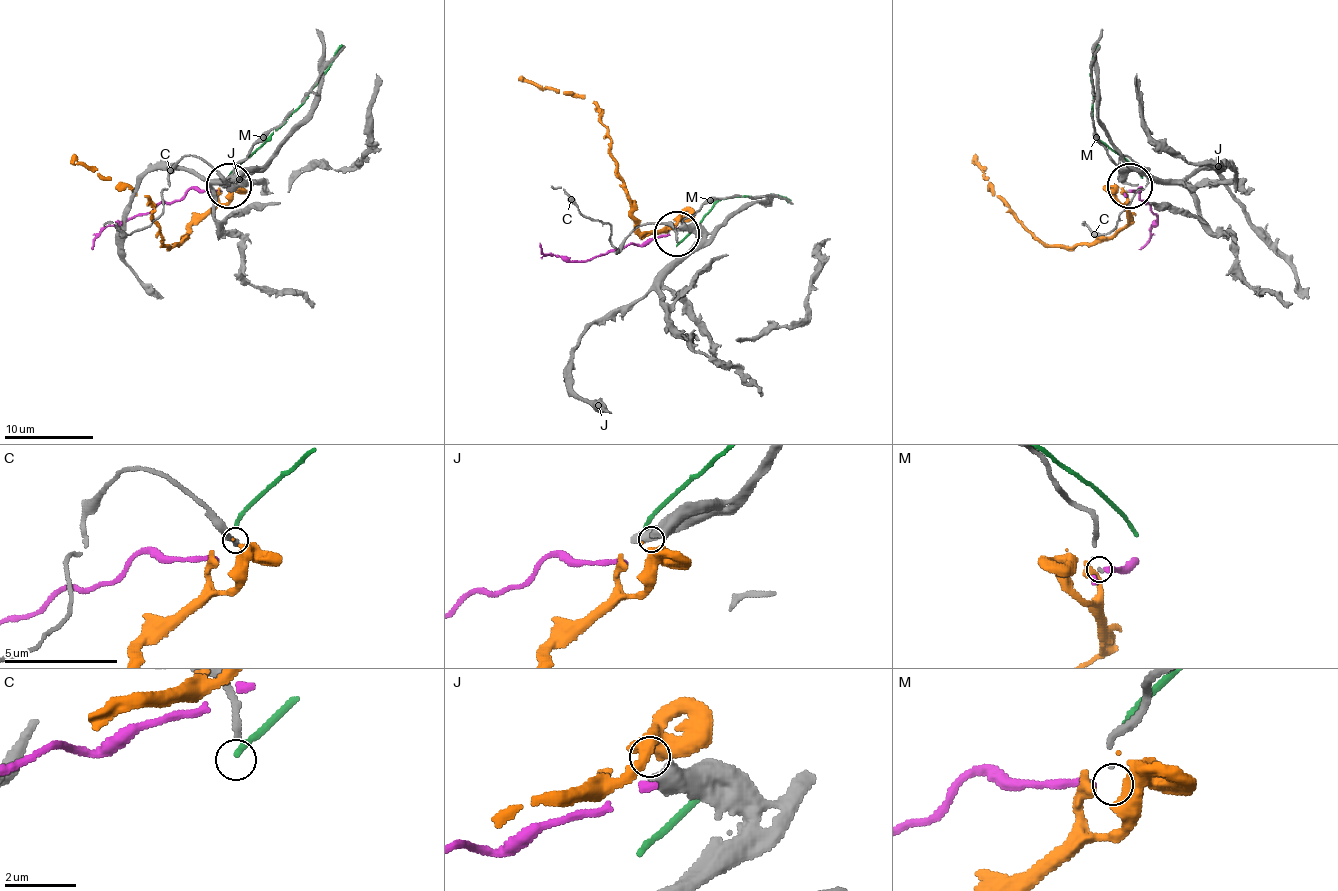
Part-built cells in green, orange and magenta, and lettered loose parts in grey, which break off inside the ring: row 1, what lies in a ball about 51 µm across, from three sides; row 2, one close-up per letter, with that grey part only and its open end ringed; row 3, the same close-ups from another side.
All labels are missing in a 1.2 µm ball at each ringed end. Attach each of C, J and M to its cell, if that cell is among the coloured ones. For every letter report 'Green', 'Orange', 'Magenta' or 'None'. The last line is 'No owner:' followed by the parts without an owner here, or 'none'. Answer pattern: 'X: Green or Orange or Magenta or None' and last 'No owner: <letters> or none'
C: None
J: Orange
M: Magenta
No owner: C

